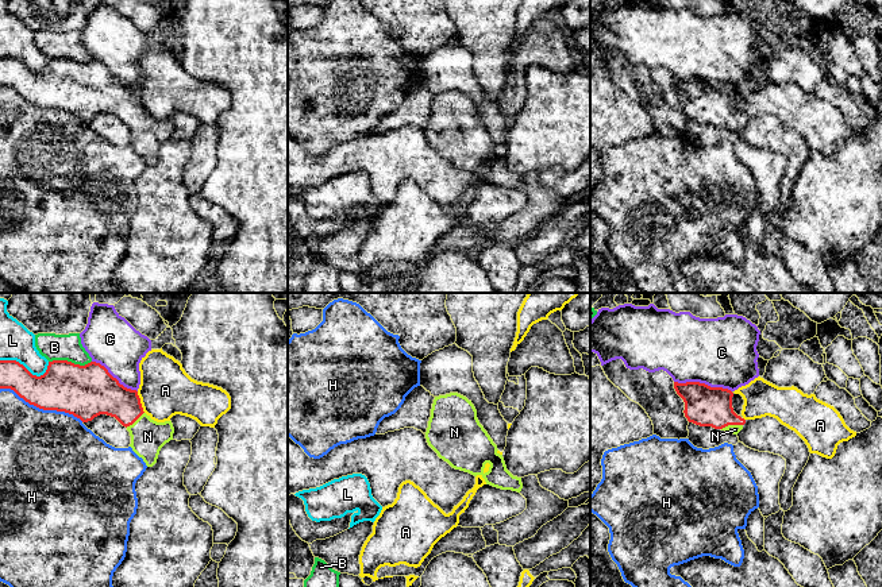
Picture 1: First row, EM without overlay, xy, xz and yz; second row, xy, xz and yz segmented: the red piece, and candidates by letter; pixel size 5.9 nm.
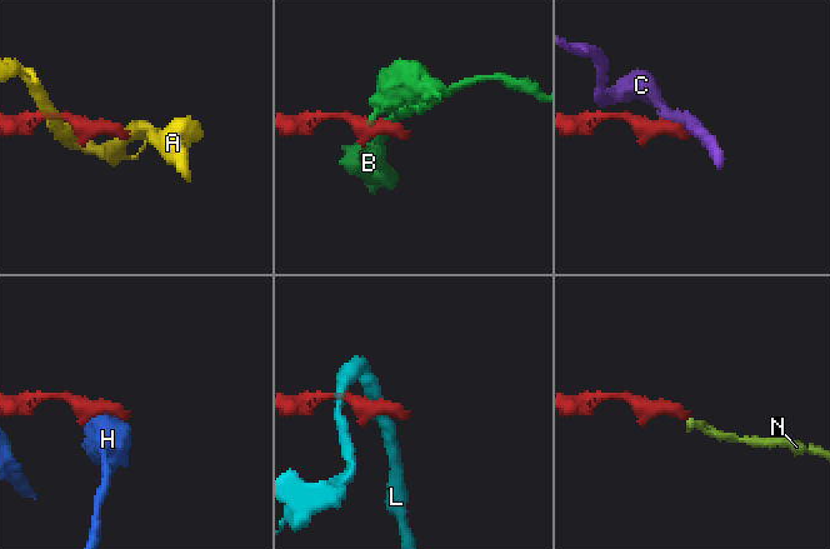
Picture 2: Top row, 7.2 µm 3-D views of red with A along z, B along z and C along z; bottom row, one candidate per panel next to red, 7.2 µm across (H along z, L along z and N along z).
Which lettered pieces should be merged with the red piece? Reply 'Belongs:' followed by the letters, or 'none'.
Belongs: N

